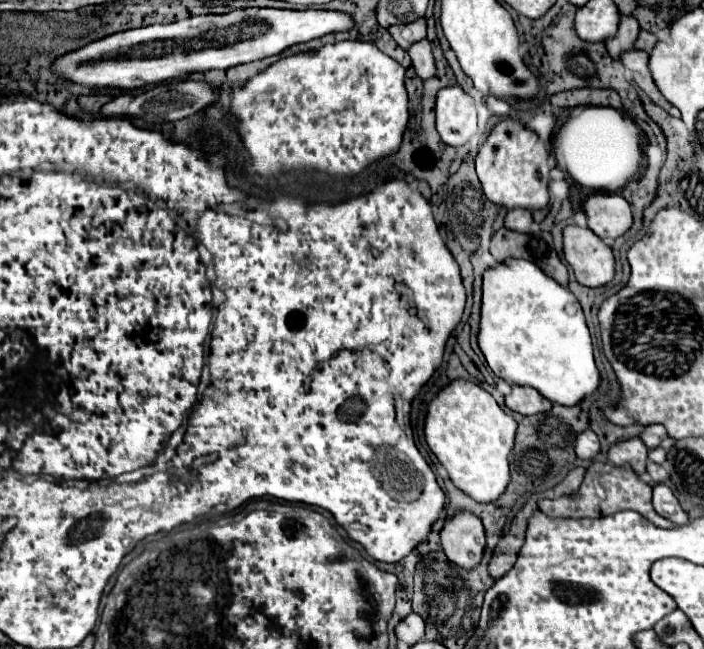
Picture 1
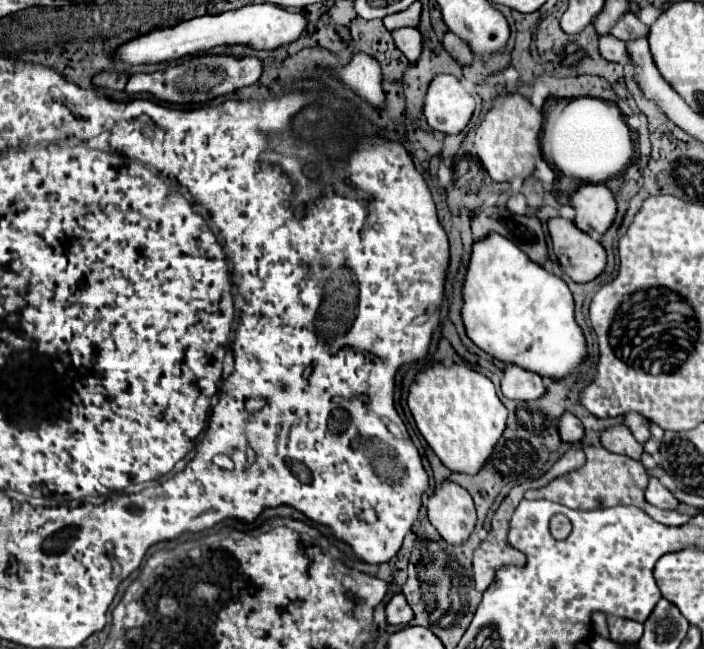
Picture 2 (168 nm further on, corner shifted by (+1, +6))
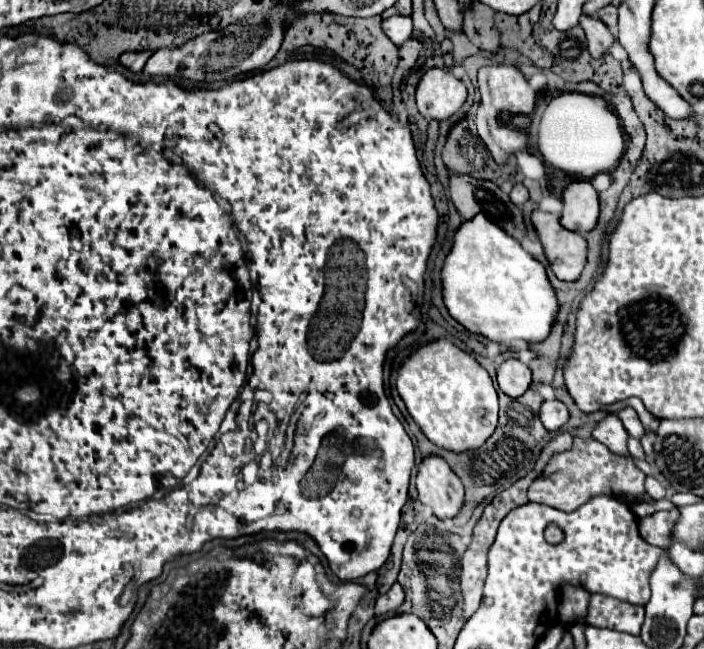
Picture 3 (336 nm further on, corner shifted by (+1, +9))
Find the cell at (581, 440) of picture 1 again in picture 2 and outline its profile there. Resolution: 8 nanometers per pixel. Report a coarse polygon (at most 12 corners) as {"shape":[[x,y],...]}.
{"shape":[[564,413],[560,427],[562,441],[580,443],[584,427],[572,413]]}

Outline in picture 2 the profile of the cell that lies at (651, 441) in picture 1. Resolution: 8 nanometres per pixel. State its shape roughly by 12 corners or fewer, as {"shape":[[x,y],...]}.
{"shape":[[628,413],[624,425],[638,443],[650,439],[650,421],[638,413]]}

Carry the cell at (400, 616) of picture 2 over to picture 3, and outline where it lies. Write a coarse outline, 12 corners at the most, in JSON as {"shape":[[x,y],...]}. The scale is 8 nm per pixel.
{"shape":[[394,582],[376,600],[376,614],[392,612],[404,602],[404,590]]}

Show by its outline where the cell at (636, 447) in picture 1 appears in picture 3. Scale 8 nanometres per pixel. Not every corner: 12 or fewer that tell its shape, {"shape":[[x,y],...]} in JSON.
{"shape":[[616,414],[600,420],[592,436],[614,454],[628,456],[628,434]]}

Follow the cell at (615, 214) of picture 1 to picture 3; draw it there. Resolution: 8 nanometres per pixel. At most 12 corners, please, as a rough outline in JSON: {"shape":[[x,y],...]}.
{"shape":[[574,180],[562,194],[560,224],[590,232],[598,222],[598,192]]}

